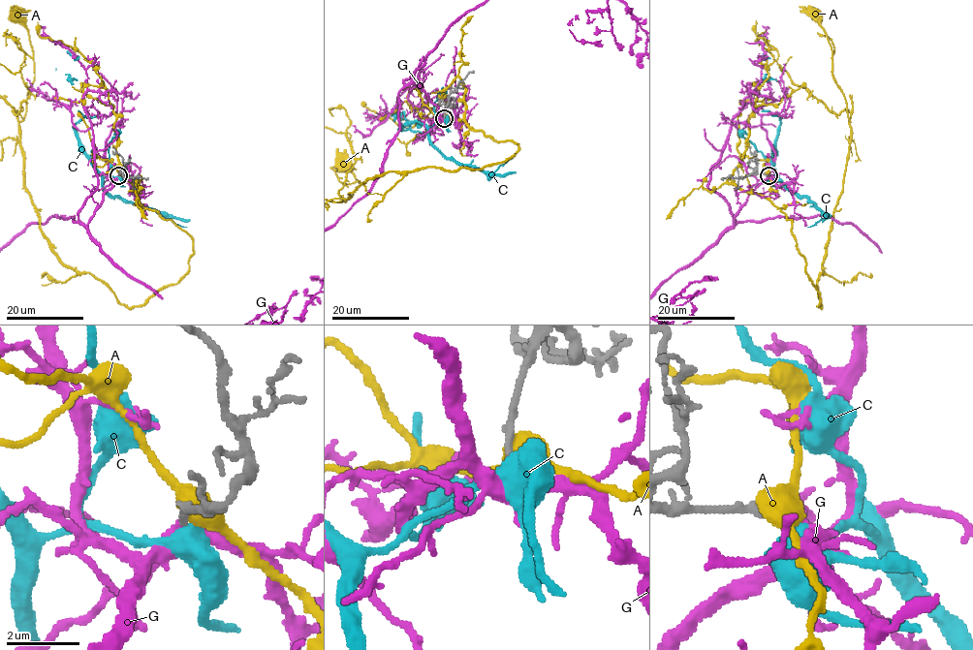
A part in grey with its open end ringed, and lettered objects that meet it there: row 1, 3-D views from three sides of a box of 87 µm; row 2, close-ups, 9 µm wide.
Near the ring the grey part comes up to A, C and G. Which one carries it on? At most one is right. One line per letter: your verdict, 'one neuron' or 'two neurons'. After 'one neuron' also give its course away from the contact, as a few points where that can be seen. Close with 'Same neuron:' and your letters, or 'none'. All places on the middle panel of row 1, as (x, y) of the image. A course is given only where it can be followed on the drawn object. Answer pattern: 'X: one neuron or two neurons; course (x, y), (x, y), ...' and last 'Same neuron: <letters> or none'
A: two neurons
C: two neurons
G: one neuron; course (444, 118), (416, 84), (408, 83), (398, 94), (399, 131), (368, 191)
Same neuron: G

